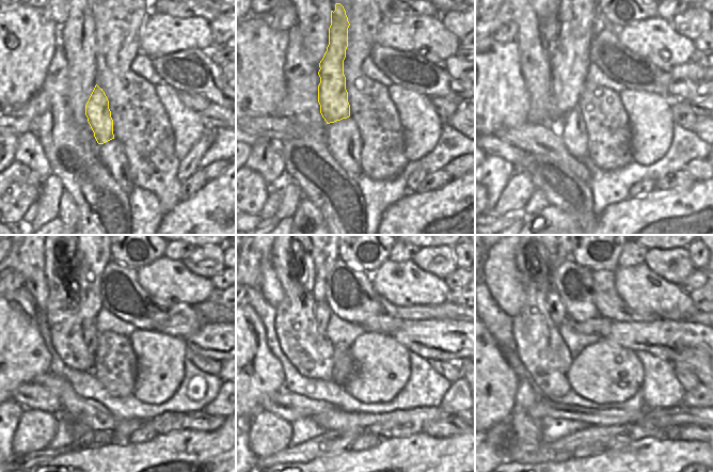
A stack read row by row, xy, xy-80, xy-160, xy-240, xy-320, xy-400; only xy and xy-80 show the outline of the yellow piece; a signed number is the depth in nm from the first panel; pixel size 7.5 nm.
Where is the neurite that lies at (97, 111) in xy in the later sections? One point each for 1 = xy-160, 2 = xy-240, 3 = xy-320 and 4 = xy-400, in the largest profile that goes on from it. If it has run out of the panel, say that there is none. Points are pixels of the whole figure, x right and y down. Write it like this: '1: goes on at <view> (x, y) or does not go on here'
1: goes on at xy-160 (576, 17)
2: goes on at xy-240 (92, 256)
3: goes on at xy-320 (322, 257)
4: goes on at xy-400 (556, 256)

